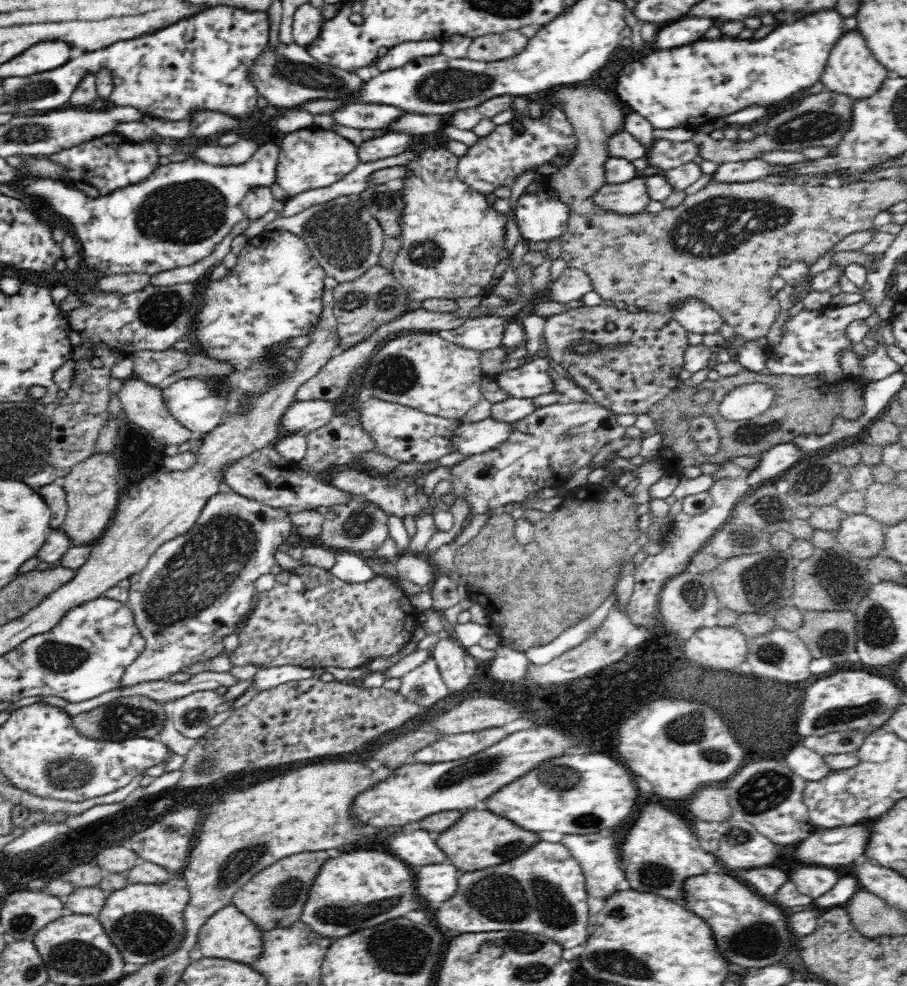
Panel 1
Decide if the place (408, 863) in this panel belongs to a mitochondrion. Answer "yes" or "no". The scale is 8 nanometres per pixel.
no

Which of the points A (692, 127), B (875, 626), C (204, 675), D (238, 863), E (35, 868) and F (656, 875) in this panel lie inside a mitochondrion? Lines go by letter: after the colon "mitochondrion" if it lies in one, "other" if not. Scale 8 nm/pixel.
A: other
B: mitochondrion
C: other
D: mitochondrion
E: other
F: mitochondrion

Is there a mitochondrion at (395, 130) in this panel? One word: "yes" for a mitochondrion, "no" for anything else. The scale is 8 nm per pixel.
no

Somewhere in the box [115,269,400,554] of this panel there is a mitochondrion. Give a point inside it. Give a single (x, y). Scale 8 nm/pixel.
(160, 310)

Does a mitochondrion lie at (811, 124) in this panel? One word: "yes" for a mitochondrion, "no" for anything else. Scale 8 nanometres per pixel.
yes

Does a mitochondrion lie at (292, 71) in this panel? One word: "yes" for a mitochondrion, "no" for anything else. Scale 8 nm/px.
yes

